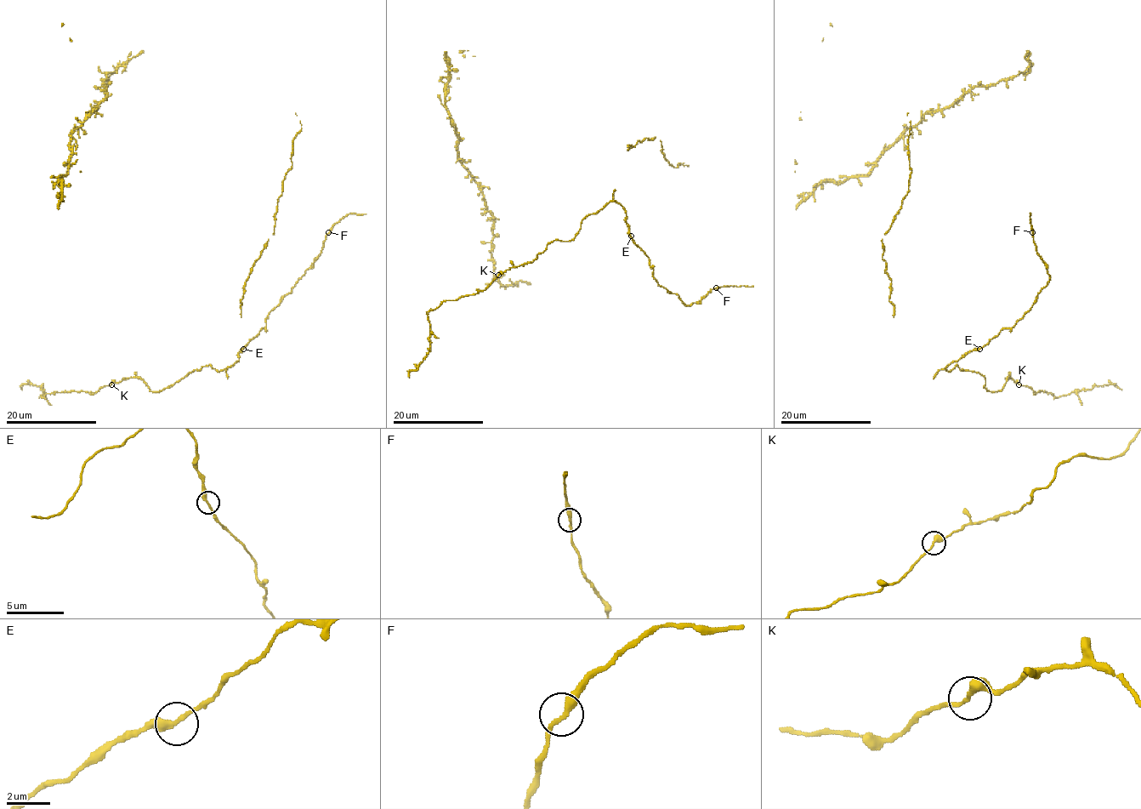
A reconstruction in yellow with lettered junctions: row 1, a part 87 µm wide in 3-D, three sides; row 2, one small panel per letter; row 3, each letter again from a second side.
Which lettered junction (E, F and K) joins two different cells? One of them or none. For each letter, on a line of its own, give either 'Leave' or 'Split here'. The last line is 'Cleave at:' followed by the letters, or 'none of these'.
E: Leave
F: Leave
K: Leave
Cleave at: none of these

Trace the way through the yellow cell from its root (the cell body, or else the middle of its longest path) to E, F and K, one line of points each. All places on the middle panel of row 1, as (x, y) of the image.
E: (510, 260), (514, 266), (527, 264), (554, 240), (570, 242), (581, 222), (610, 202), (625, 210), (631, 236)
F: (510, 260), (527, 264), (554, 240), (570, 242), (584, 219), (617, 202), (660, 286), (685, 304), (716, 287)
K: (510, 260), (513, 266), (499, 274)

